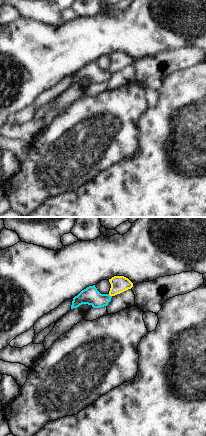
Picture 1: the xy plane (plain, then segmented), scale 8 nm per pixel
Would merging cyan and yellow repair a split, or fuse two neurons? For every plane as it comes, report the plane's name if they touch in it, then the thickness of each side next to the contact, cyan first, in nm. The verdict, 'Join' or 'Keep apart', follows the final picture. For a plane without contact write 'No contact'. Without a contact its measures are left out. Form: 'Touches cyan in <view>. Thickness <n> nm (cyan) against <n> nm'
Touches cyan in xy. Thickness 140 nm (cyan) against 140 nm

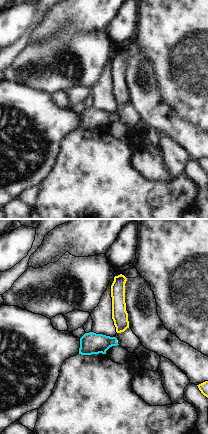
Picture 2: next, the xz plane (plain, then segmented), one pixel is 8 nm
Touches cyan in xz. Thickness 180 nm (cyan) against 20 nm

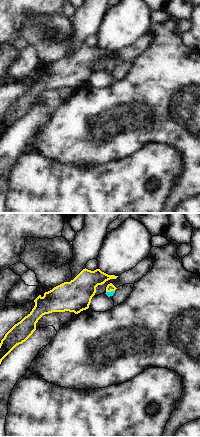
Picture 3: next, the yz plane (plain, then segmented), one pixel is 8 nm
Touches cyan in yz. Thickness 40 nm (cyan) against 70 nm

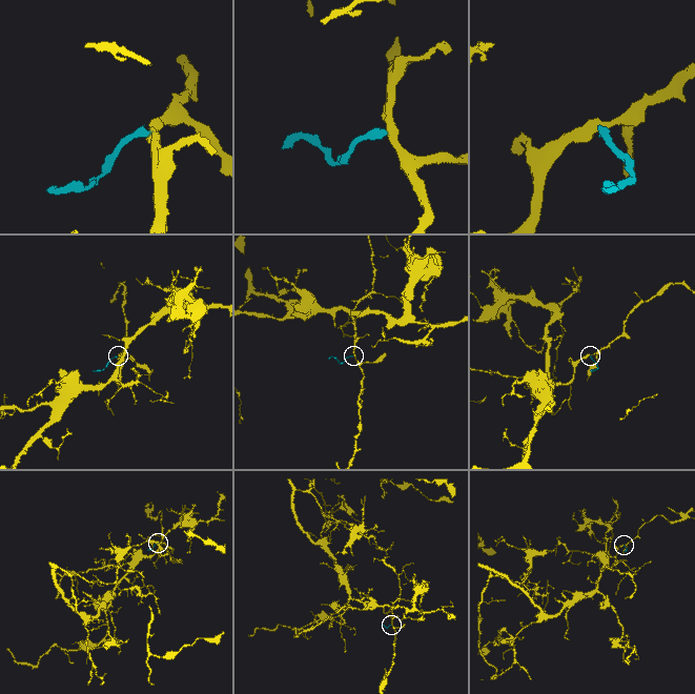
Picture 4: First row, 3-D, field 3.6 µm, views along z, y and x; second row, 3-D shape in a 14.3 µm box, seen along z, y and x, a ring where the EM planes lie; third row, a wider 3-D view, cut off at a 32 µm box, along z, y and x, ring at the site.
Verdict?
Join

